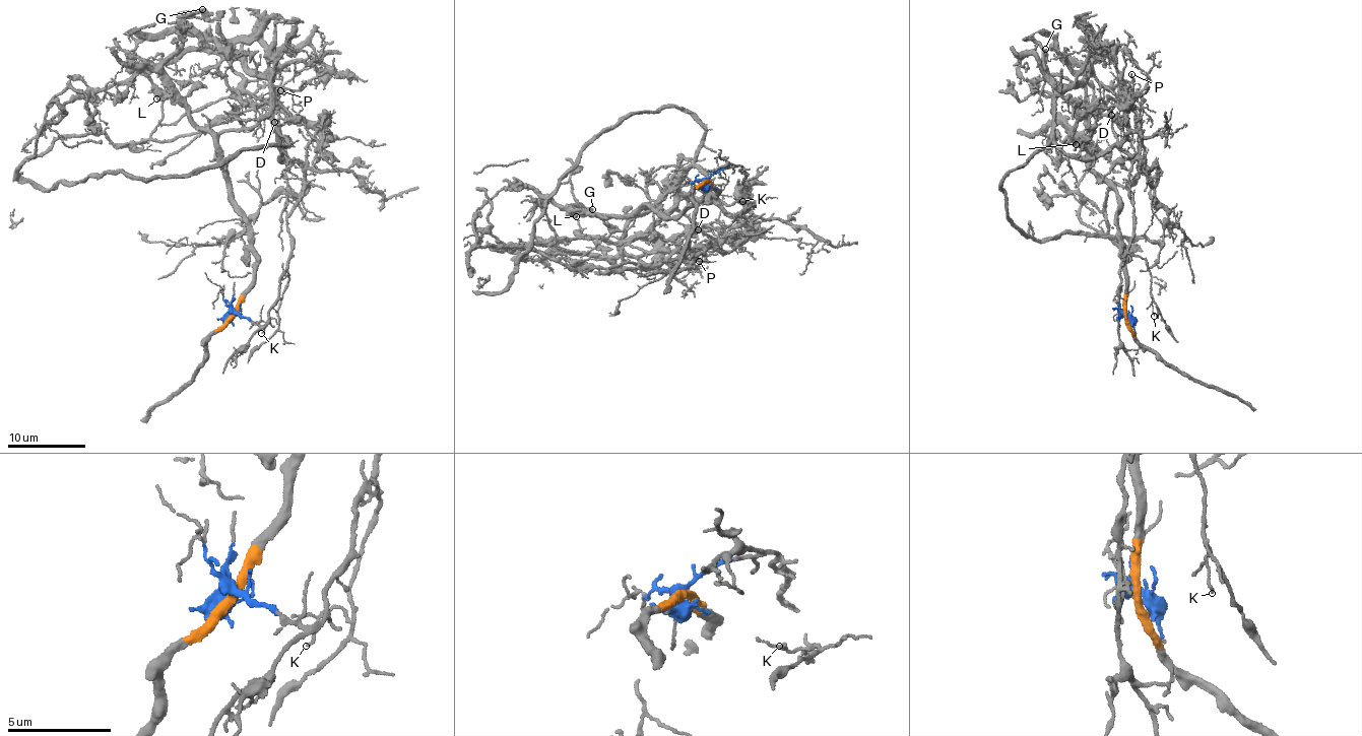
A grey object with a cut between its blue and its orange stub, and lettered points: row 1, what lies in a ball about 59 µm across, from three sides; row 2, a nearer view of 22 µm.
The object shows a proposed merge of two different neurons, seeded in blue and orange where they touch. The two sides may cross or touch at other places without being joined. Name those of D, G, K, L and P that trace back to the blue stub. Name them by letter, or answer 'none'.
D, K, P

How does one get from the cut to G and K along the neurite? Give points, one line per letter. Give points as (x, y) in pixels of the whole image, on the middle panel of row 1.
G: (706, 182), (709, 188), (717, 190), (712, 197), (670, 218), (643, 205), (605, 220), (572, 208), (593, 209)
K: (705, 181), (726, 168), (738, 165), (738, 171), (746, 176), (741, 184), (755, 205), (743, 200)

